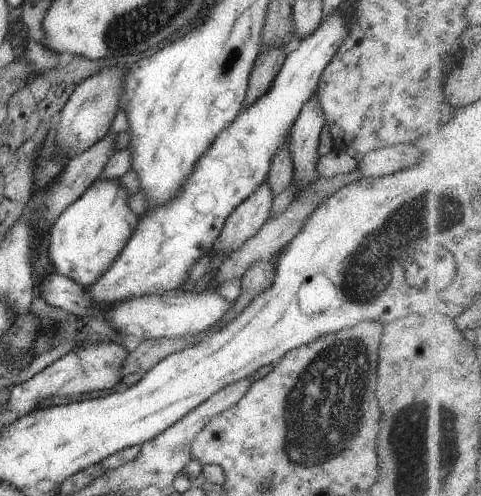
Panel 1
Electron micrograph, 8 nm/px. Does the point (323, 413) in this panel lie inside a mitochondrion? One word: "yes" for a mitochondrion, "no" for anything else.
yes

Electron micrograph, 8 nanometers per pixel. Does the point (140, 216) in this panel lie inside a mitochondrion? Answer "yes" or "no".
no

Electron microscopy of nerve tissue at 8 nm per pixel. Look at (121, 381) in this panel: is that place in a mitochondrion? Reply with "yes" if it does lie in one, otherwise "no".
no

